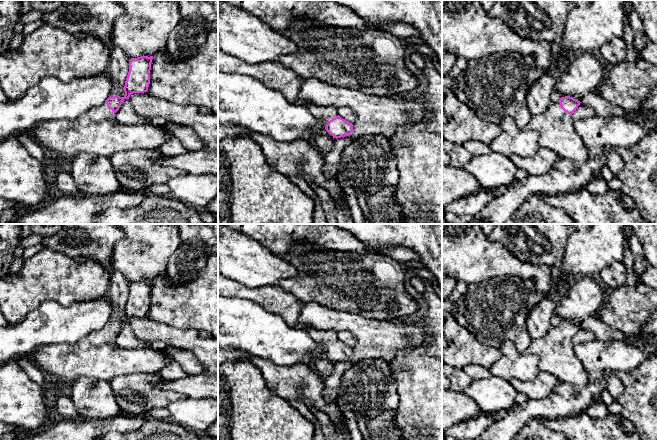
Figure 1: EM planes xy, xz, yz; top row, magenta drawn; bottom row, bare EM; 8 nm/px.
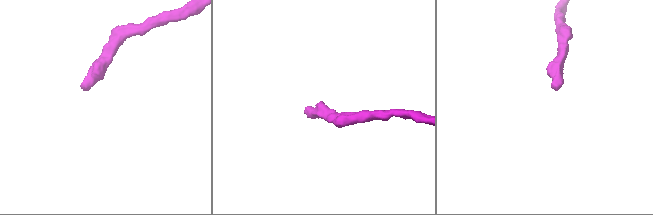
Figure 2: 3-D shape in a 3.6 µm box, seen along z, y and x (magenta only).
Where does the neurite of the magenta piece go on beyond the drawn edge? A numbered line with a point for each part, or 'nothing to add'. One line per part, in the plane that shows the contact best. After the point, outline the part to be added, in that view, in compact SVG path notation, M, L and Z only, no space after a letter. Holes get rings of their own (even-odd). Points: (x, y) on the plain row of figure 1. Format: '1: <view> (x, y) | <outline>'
1: yz (555, 351) | M557 325L551 326L546 336L532 340L523 353L538 356L540 371L554 375L561 382L585 386L588 384L588 372L574 347L572 340Z

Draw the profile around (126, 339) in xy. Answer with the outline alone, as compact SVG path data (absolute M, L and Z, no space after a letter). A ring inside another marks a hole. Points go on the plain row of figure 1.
M124 323L119 334L116 336L117 344L127 349L152 349L145 341L138 339L132 332L129 323Z

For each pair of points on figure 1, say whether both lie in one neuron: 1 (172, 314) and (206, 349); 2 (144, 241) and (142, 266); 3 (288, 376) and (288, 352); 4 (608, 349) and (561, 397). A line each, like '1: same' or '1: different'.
1: different
2: same
3: different
4: same

